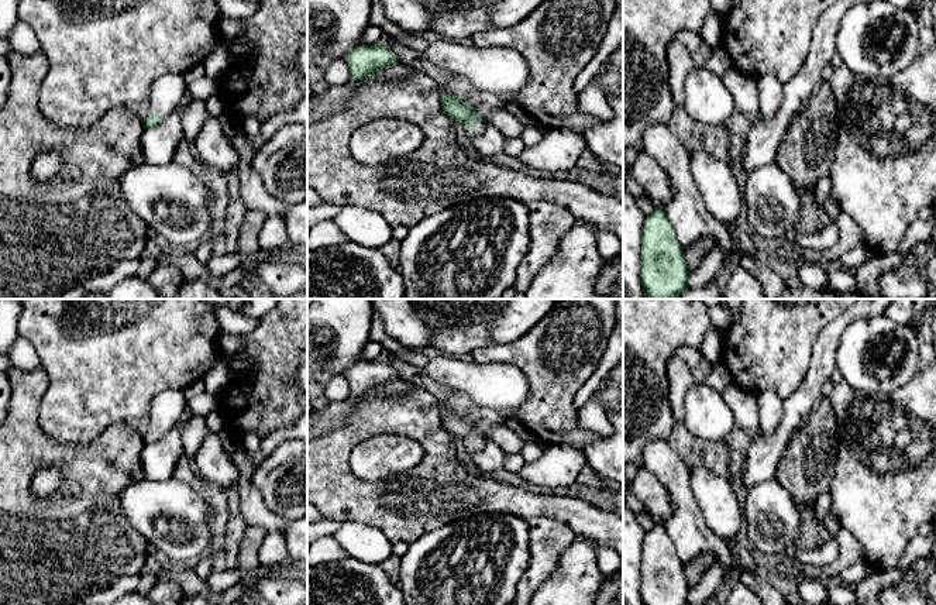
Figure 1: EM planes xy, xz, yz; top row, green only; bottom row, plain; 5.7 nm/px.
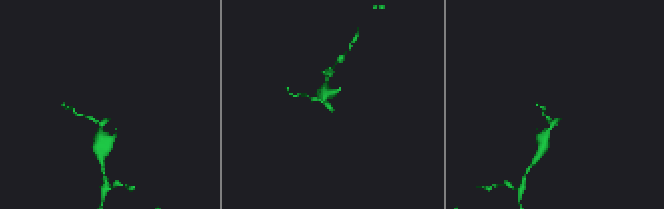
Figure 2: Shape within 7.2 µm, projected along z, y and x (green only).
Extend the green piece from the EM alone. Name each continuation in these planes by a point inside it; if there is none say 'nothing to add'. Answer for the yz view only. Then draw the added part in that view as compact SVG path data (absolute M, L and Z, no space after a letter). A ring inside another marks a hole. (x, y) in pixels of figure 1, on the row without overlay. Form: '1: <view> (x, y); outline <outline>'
1: yz (770, 405); outline M772 389L756 395L760 417L760 429L764 434L771 433L782 419L784 399Z

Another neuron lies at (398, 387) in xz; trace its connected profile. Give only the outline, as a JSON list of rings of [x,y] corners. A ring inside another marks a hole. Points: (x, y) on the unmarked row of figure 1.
[[[400,377],[398,379],[386,382],[381,386],[382,386],[383,392],[388,395],[407,395],[414,388],[413,384],[407,382],[406,379],[403,379]]]

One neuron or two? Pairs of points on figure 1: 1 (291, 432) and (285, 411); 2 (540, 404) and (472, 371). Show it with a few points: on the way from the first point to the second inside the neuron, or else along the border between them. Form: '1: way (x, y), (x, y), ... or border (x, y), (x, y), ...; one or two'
1: border (292, 422), (261, 436); two
2: border (516, 365), (527, 380), (527, 396), (503, 416); two

